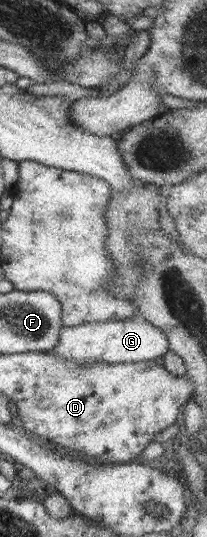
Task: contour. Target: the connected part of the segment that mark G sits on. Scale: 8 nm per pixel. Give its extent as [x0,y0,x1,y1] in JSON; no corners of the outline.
[52,318,168,364]

